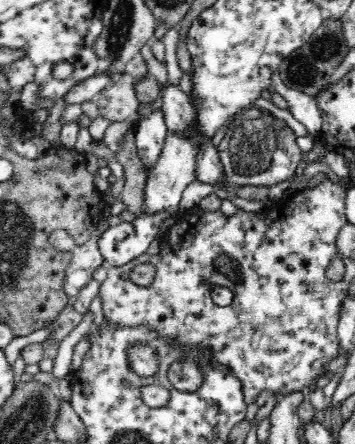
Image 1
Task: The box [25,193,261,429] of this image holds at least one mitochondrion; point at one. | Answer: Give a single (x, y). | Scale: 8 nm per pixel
(226, 265)

